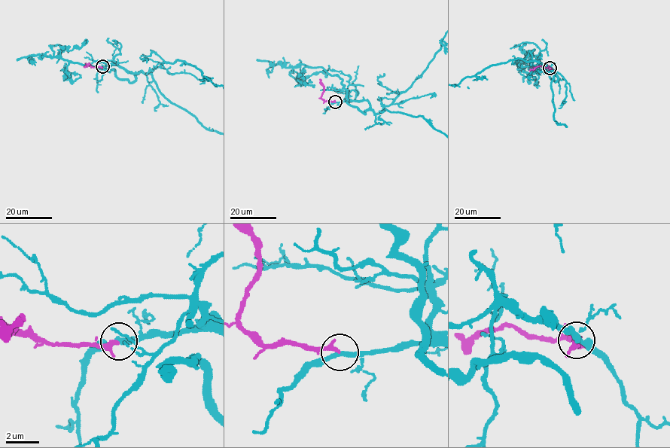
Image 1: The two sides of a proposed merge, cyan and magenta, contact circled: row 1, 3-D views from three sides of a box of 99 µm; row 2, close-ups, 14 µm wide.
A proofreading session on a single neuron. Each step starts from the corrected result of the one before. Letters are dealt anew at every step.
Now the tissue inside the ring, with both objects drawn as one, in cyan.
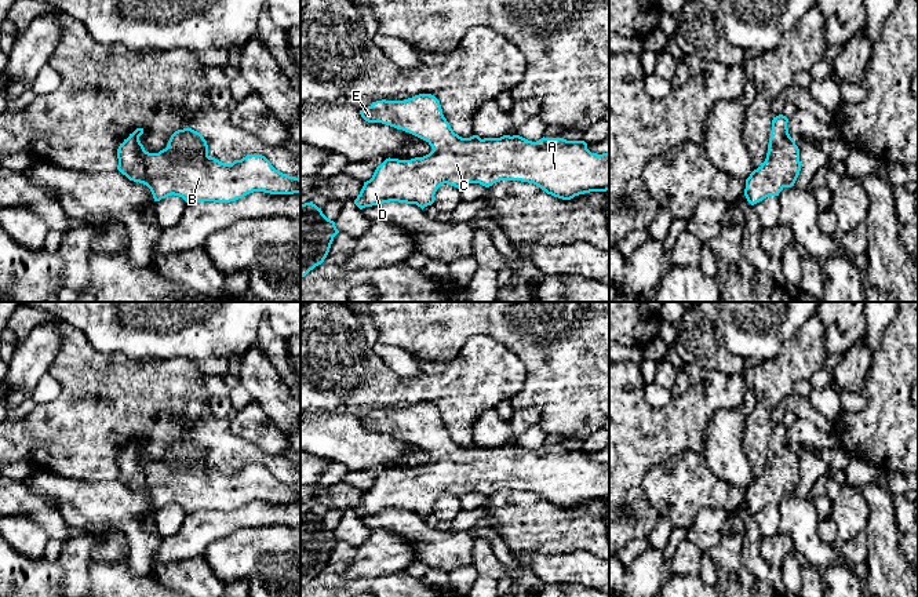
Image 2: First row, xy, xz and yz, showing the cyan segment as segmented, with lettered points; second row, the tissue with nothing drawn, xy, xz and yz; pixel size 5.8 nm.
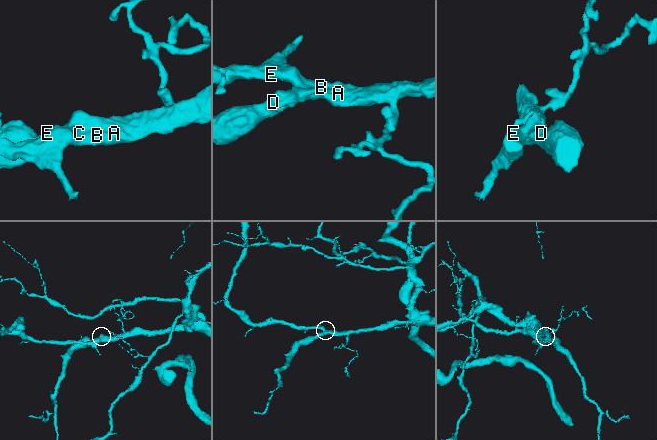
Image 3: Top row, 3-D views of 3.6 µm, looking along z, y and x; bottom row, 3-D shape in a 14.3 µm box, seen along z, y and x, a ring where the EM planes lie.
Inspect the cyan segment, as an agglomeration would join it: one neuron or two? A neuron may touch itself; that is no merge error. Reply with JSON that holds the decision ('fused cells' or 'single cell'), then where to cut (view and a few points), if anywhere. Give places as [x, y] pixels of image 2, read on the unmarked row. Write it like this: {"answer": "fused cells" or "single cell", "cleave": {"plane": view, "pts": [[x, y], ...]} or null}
{"answer": "single cell", "cleave": null}

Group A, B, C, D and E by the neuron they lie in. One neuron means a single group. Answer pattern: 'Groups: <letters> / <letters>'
Groups: A B C D E

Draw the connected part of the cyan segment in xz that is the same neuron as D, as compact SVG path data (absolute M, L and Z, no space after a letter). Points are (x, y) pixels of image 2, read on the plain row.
M419 403L404 409L376 409L360 419L360 423L368 432L382 432L409 441L426 449L433 458L429 463L411 469L386 467L376 476L372 487L364 491L354 509L360 518L390 510L416 513L423 518L434 512L434 503L444 492L460 498L467 492L489 496L499 489L521 489L533 492L547 503L562 509L609 499L609 462L591 462L584 449L564 447L543 445L536 451L520 444L462 447L453 441L442 423L440 409L431 403Z

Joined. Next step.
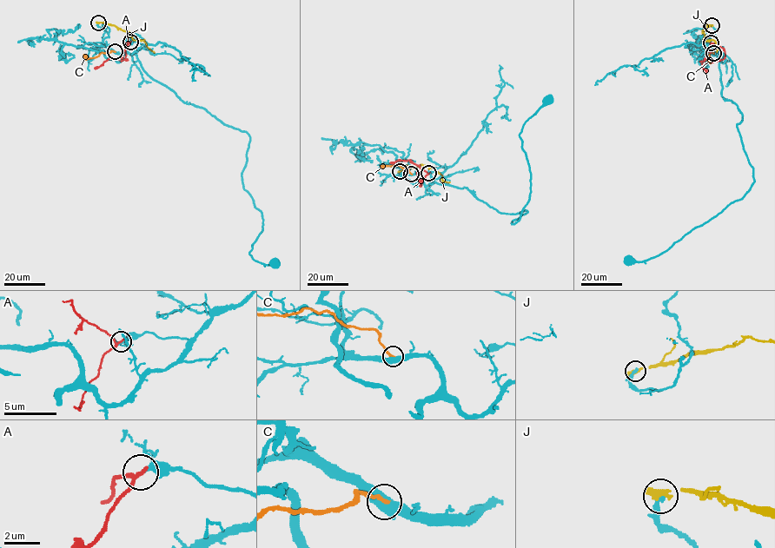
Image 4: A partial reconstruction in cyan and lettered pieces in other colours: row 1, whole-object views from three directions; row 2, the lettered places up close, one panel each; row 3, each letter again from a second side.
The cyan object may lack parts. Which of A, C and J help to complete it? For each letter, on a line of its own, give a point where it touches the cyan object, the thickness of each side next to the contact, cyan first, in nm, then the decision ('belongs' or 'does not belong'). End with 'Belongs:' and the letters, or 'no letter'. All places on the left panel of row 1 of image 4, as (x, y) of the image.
A: meets cyan at (130, 42); 220 nm thick on the cyan side, 200 nm on the other; does not belong
C: meets cyan at (115, 51); 550 nm thick on the cyan side, 240 nm on the other; does not belong
J: meets cyan at (98, 23); 280 nm thick on the cyan side, 480 nm on the other; does not belong
Belongs: no letter

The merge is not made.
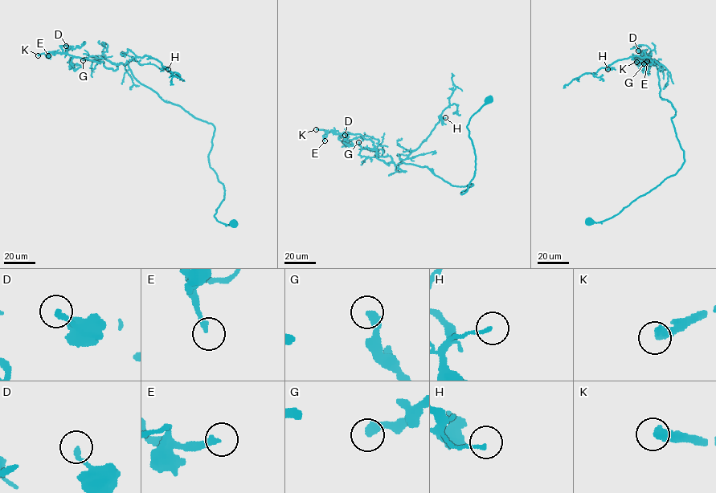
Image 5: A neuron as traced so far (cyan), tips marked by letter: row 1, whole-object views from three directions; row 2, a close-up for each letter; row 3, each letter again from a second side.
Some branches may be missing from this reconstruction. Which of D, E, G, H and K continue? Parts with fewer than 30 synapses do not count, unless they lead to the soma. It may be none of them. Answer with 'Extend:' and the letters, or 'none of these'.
Extend: E, K

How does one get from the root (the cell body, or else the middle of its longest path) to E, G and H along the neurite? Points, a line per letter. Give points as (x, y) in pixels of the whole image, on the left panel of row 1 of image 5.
E: (233, 222), (214, 216), (225, 190), (210, 165), (211, 124), (165, 102), (127, 64), (48, 55)
G: (233, 222), (214, 216), (225, 190), (210, 165), (214, 125), (165, 102), (127, 64), (83, 60)
H: (233, 222), (214, 216), (225, 190), (210, 165), (214, 125), (165, 102), (128, 63), (146, 55), (168, 69)

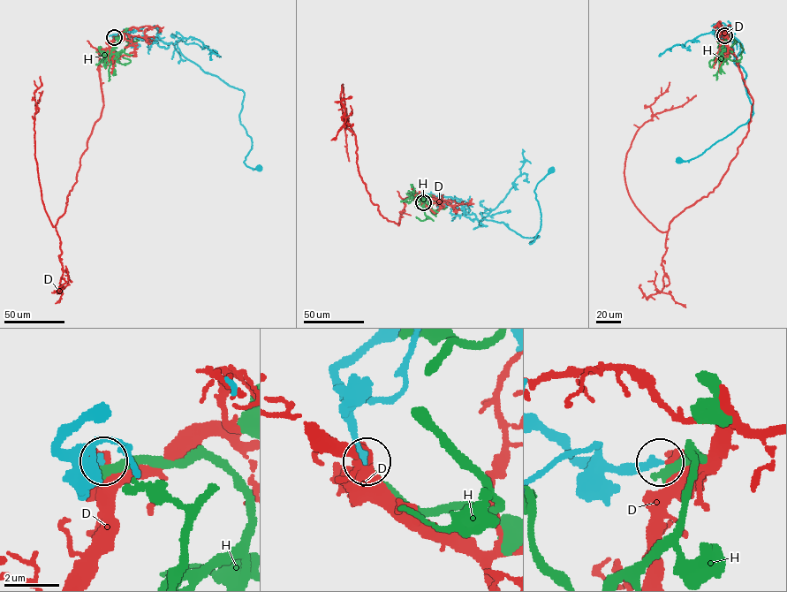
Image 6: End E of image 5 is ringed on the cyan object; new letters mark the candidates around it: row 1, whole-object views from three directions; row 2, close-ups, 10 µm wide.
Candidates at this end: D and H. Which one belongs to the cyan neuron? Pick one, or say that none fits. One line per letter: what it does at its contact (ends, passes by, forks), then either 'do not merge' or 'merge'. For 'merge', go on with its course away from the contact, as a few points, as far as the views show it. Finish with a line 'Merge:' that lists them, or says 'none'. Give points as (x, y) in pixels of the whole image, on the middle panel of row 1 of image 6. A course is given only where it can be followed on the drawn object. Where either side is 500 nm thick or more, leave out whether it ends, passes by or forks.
D: it forks | do not merge
H: it ends | do not merge
Merge: none

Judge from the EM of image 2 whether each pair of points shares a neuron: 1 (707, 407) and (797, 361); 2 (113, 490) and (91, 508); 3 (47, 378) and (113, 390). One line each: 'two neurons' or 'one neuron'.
1: two neurons
2: one neuron
3: two neurons

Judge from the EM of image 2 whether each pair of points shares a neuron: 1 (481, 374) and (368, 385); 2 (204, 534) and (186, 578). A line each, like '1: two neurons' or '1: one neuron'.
1: one neuron
2: two neurons

